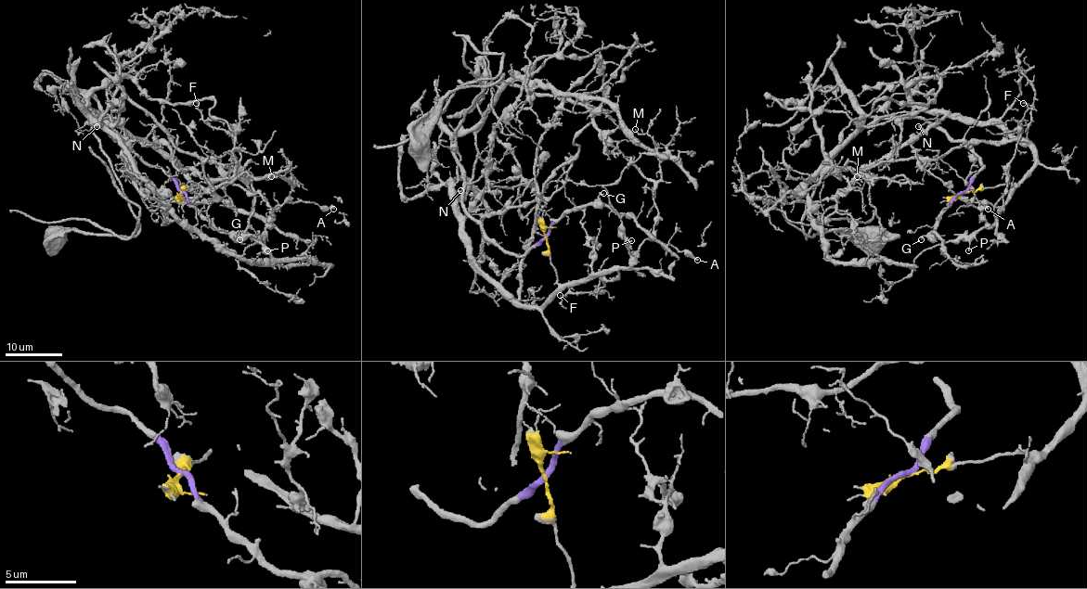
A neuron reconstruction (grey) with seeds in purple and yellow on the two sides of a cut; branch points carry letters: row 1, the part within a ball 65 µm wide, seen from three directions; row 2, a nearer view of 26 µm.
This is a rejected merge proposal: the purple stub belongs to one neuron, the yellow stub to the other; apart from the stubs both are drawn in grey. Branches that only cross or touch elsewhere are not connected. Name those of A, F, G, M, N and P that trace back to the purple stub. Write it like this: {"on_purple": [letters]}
{"on_purple": ["G", "M", "N"]}

